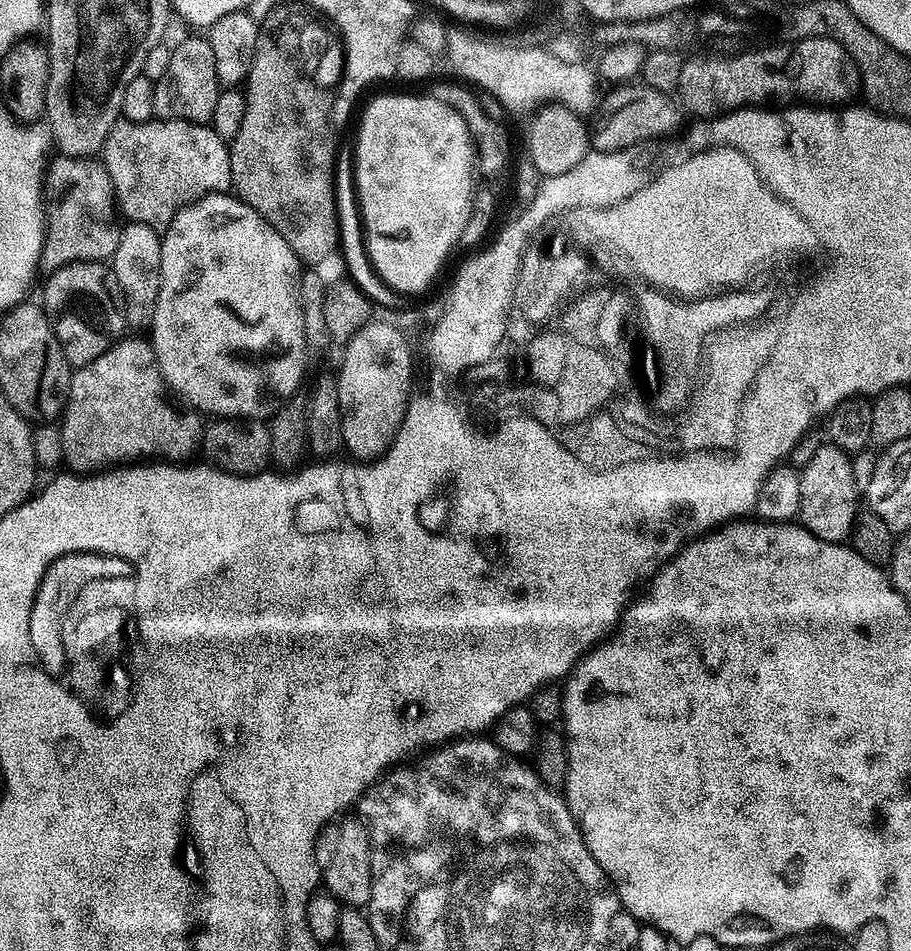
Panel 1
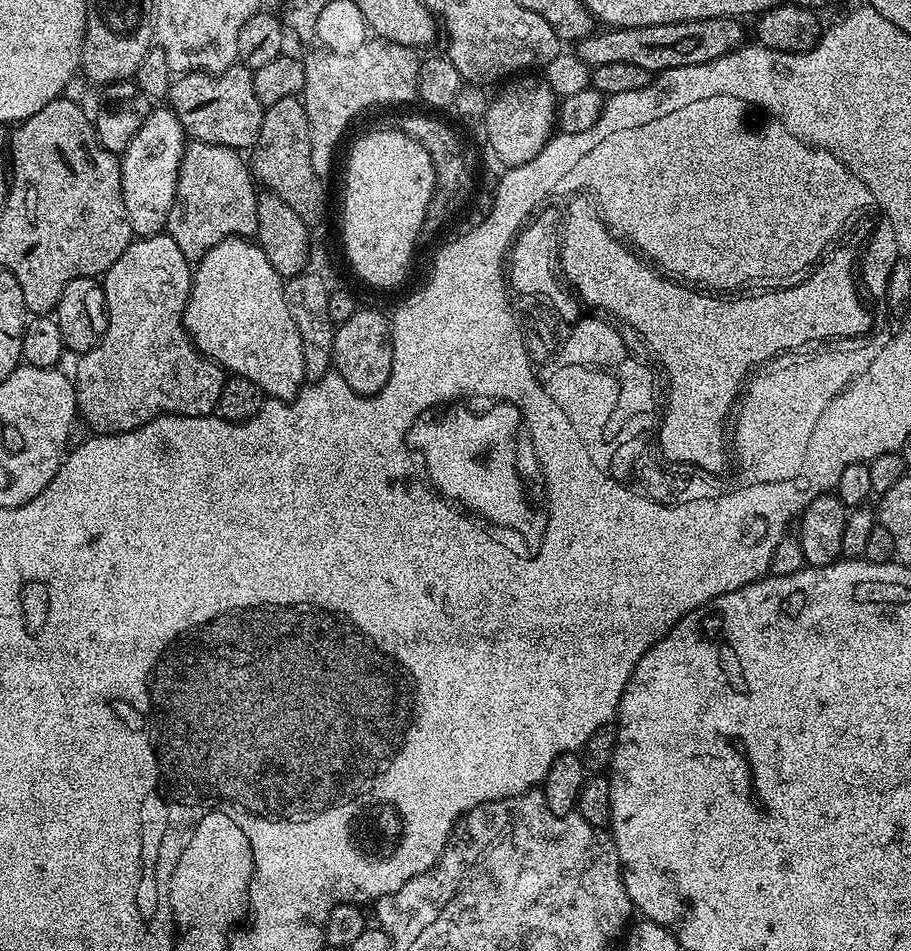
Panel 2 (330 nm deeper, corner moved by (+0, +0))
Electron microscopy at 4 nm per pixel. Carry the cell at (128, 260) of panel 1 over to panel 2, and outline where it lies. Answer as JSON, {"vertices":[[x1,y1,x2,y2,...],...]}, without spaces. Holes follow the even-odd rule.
{"vertices":[[156,106,149,111,146,122,142,122,138,134,122,154,122,198,126,202,130,226,137,237,159,236,167,229,168,215,176,201,176,179,185,147,185,130,171,107]]}

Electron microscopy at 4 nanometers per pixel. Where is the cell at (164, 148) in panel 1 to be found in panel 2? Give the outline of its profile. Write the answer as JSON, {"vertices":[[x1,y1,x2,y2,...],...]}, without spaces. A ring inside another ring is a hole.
{"vertices":[[192,142,184,149,180,158,180,173,176,179,176,201,168,215,167,235,178,242,178,250,190,262,198,262,218,242,231,236,252,238,256,234,256,197,258,184,254,179,249,165,235,148]]}

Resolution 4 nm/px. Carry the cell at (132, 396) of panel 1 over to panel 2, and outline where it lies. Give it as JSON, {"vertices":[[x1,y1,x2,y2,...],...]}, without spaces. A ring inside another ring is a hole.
{"vertices":[[167,234,159,236,141,236,133,239,132,245,126,250,122,250,122,258,114,262,102,277,102,287,106,298,106,310,108,311,108,325,104,331,104,337,88,352,79,357,74,371,74,383,76,386,76,407,79,419,85,420,89,429,93,433,101,436,113,436,119,432,135,432,136,429,149,424,157,416,211,416,220,407,220,395,222,386,226,379,226,373,220,365,202,355,189,338,187,330,184,328,184,307,188,305,188,298,192,295,192,277,194,275,193,265,184,257,182,250,178,250,178,242]]}

